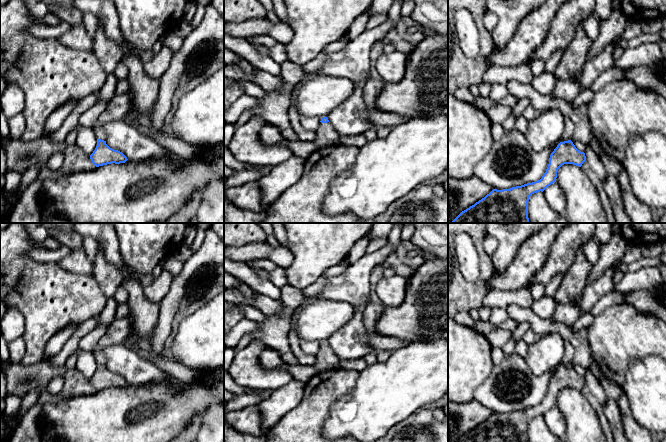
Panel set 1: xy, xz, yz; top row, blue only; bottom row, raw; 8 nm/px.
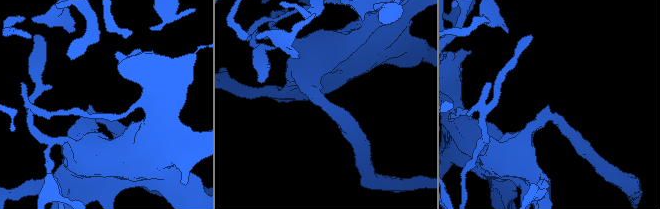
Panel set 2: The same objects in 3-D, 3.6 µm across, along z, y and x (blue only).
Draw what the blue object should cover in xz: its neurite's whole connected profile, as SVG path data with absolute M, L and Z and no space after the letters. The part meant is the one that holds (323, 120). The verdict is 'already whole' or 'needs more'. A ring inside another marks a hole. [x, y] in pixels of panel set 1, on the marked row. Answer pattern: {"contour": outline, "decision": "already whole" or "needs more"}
{"contour": "M327 116L321 118L319 128L316 132L316 139L312 142L316 148L327 147L335 144L341 137L340 134L330 124Z", "decision": "needs more"}

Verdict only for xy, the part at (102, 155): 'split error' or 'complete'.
split error

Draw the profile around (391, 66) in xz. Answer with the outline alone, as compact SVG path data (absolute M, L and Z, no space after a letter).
M394 50L383 54L376 62L376 69L385 83L395 84L405 75L408 51Z

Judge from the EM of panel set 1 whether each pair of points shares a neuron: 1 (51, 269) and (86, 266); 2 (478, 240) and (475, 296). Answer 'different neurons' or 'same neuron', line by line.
1: different neurons
2: same neuron

